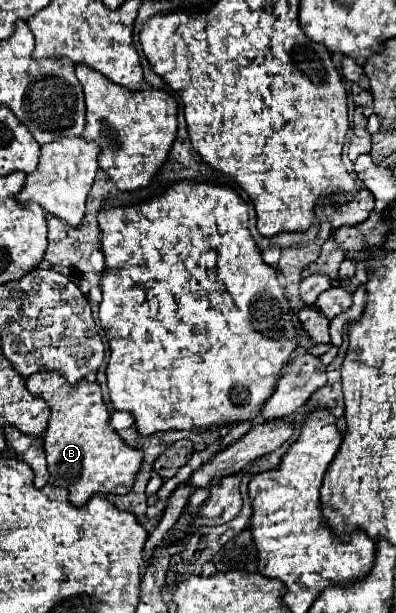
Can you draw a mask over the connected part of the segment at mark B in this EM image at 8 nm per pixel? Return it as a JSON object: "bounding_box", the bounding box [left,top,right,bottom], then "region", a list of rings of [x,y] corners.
{"bounding_box":[27,369,143,507],"region":[[[41,369],[27,379],[27,389],[33,395],[45,399],[51,407],[51,419],[49,419],[49,427],[47,427],[43,439],[45,439],[45,453],[47,453],[47,463],[49,463],[49,473],[53,477],[53,485],[65,487],[69,491],[69,501],[75,507],[85,505],[95,493],[101,493],[101,495],[129,493],[135,483],[135,475],[141,467],[143,453],[135,447],[125,445],[125,441],[119,437],[119,433],[115,429],[111,429],[109,409],[103,401],[99,383],[85,379],[85,381],[79,381],[77,385],[69,385],[65,381],[65,377],[61,377],[61,373],[51,371],[51,369]]]}

